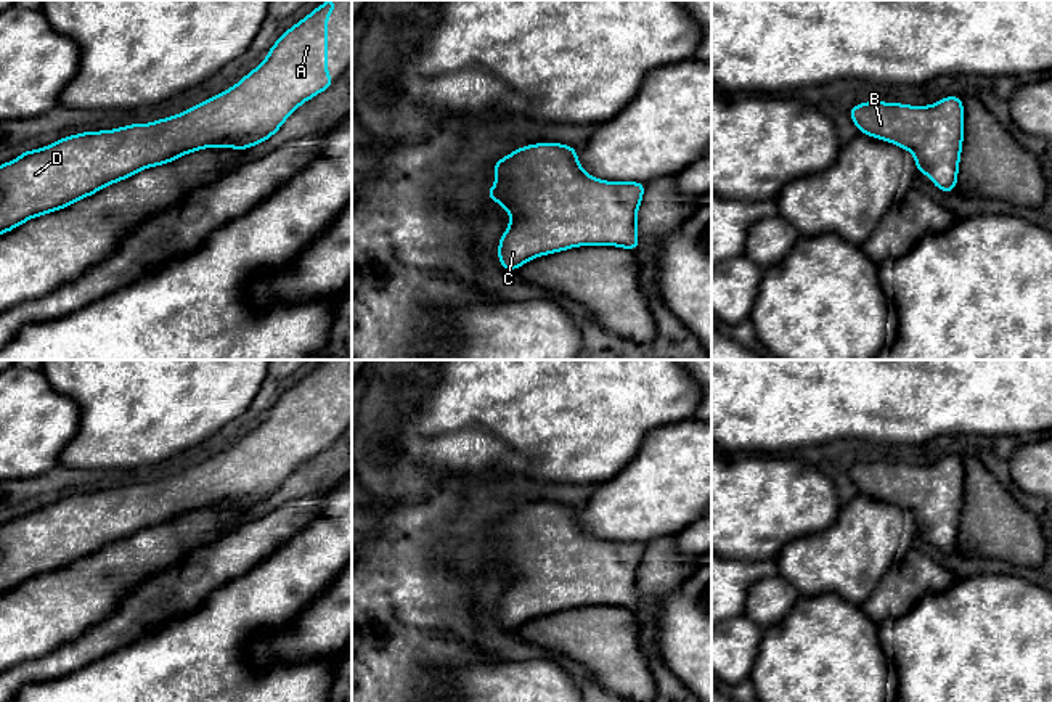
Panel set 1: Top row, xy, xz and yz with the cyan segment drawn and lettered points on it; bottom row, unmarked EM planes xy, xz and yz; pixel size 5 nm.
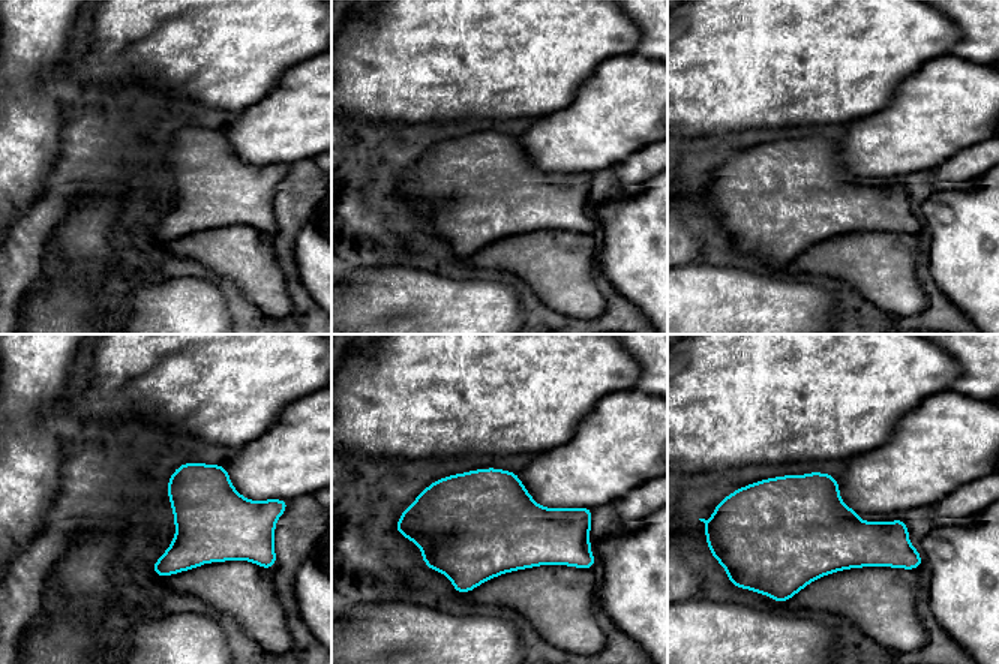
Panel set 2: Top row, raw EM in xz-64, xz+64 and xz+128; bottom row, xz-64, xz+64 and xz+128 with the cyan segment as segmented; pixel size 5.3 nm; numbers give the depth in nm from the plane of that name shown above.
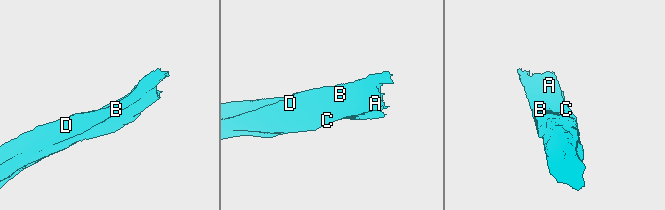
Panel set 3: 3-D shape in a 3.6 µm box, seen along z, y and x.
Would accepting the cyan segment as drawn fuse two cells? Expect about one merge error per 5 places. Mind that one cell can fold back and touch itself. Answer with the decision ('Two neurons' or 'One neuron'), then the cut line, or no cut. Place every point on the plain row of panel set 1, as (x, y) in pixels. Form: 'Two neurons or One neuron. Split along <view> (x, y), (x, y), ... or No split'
One neuron. No split

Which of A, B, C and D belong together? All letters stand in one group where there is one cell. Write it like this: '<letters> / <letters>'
A B C D

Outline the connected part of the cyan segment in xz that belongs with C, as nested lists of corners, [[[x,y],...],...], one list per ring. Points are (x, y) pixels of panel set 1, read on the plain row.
[[[541,501],[517,508],[491,524],[496,543],[483,549],[511,573],[509,588],[498,599],[498,622],[514,631],[524,623],[578,606],[617,606],[636,612],[638,569],[646,541],[606,541],[583,530],[573,504]]]

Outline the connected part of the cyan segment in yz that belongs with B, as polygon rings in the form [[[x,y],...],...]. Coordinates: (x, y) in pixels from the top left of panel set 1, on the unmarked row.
[[[948,455],[927,466],[864,461],[851,466],[848,475],[859,493],[911,511],[915,532],[928,533],[941,553],[957,549],[965,480],[962,456]]]

